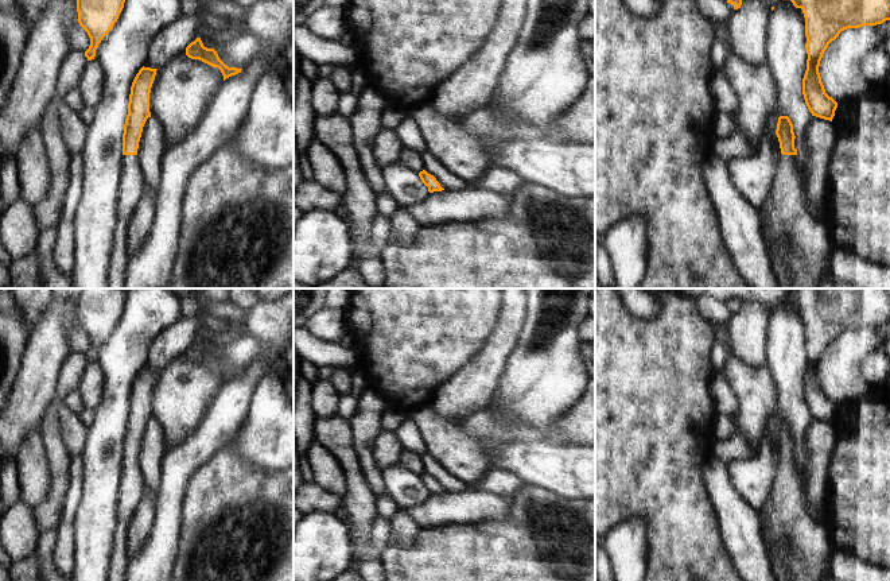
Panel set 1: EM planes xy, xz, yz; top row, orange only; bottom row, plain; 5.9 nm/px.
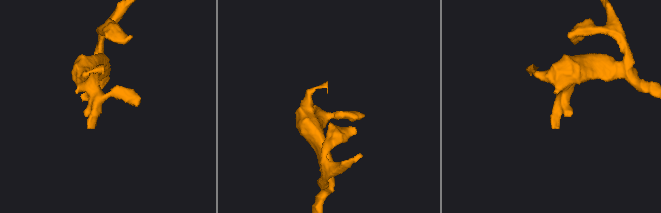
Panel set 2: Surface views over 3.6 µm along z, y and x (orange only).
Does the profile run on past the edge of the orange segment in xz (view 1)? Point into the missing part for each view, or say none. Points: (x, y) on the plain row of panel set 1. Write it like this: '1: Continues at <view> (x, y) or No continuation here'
1: No continuation here

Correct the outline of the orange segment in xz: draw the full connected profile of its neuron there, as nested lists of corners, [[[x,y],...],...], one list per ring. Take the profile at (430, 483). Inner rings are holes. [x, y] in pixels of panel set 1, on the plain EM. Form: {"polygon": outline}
{"polygon": [[[425,472],[420,473],[419,479],[420,479],[421,484],[428,489],[430,495],[444,492],[440,488],[440,485],[436,483],[436,480],[434,477],[428,476]]]}

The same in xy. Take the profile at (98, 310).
{"polygon": [[[81,288],[77,297],[78,325],[88,334],[88,363],[94,361],[104,338],[113,330],[125,305],[125,293],[118,288]]]}

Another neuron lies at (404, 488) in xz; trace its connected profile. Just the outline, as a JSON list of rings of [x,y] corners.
[[[400,465],[381,470],[381,479],[386,496],[399,508],[409,510],[419,507],[430,497],[427,488],[419,479],[419,475],[407,470]]]

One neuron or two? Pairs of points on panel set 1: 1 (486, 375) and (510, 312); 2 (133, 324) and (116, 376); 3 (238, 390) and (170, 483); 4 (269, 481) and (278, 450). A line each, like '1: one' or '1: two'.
1: one
2: one
3: one
4: two

